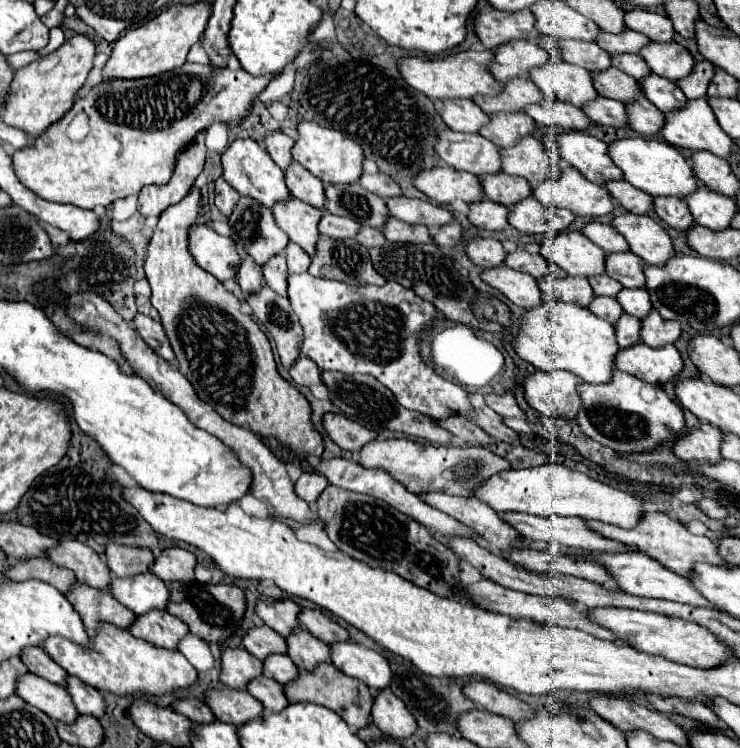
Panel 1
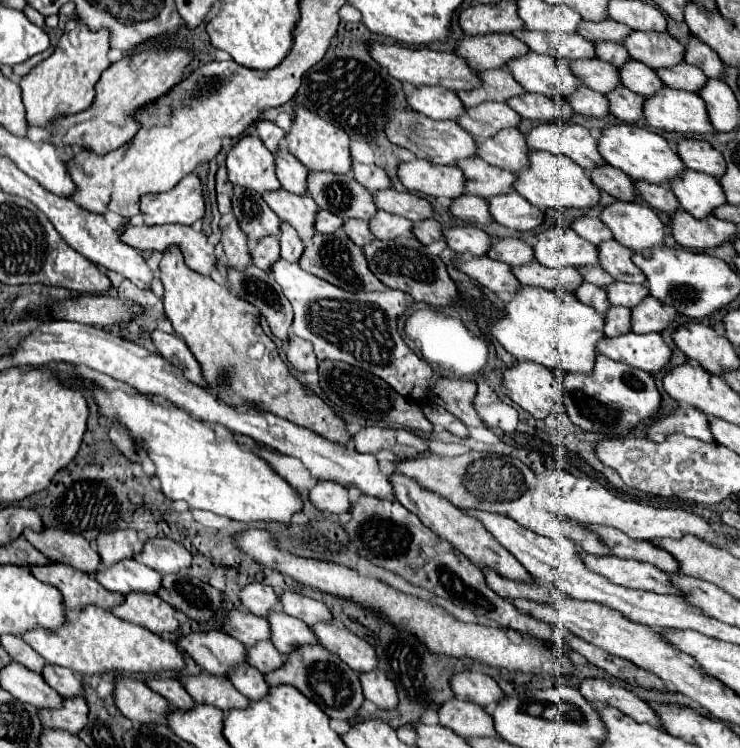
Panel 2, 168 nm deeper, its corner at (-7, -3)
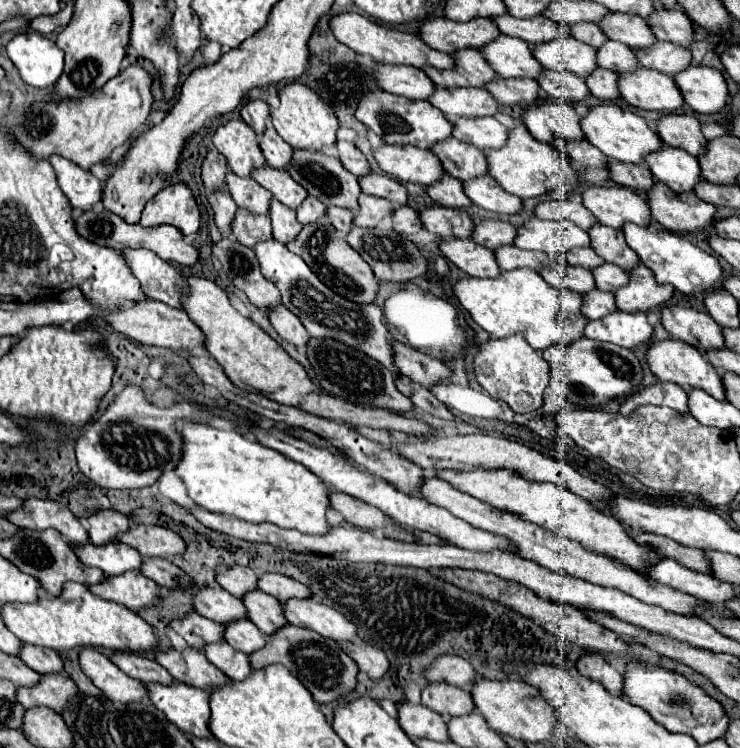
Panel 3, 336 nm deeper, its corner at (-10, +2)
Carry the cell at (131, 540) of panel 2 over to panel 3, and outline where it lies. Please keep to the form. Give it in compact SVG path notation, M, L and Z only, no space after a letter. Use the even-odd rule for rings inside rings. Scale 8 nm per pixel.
M96 512L96 516L88 518L90 524L90 542L96 546L106 546L116 540L120 532L130 530L128 516L120 512Z

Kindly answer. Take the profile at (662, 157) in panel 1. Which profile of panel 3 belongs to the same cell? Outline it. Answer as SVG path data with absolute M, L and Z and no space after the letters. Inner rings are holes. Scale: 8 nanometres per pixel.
M602 104L602 106L592 108L588 116L582 118L582 130L590 144L594 144L602 154L618 162L644 164L646 156L658 152L664 146L660 136L654 130L650 130L644 118L640 118L628 108L620 108L618 104Z

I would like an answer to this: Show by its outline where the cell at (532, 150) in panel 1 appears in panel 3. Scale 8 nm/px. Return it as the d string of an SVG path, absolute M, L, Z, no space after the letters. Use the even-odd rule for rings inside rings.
M484 116L480 120L456 120L454 138L466 144L472 144L484 152L490 152L506 146L508 128L490 116L488 118Z

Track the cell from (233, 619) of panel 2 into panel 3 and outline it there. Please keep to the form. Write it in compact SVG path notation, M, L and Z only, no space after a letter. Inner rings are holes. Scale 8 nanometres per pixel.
M200 588L194 596L194 608L204 618L210 618L220 624L230 624L234 620L246 620L248 610L244 602L236 596L232 596L226 590L212 590L212 588Z

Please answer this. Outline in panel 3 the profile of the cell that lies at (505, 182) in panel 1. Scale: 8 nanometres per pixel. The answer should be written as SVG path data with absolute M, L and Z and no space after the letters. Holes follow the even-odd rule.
M456 138L444 140L444 144L438 144L434 148L434 154L440 158L446 174L462 182L488 174L486 154L478 148L472 148L472 144L464 144Z

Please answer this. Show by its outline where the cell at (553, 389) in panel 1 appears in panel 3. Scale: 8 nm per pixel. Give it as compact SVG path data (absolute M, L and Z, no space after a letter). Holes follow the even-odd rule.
M510 336L504 340L492 338L490 342L480 344L480 352L474 360L474 372L482 388L490 396L504 400L514 412L538 410L542 406L542 394L550 380L548 362L522 336Z

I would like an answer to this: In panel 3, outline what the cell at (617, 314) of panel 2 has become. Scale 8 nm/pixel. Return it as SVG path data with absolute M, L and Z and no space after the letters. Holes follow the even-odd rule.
M590 292L588 296L584 296L584 314L590 320L600 320L612 312L616 312L616 300L610 292Z

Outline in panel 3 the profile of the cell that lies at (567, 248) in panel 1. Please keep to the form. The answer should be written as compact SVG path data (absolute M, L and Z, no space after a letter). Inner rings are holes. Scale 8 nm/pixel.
M534 216L518 228L516 246L524 250L542 250L552 258L560 258L572 248L588 248L590 236L568 220L550 222Z

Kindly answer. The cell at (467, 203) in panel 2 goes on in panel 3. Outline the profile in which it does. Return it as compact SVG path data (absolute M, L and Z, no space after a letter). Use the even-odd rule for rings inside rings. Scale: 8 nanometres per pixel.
M448 174L440 182L428 188L428 196L436 204L448 206L448 208L470 208L472 206L472 200L468 200L468 196L464 194L464 184Z

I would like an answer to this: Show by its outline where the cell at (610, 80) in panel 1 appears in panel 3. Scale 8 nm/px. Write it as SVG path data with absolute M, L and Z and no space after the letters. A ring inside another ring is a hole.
M570 36L556 38L548 44L536 44L532 46L532 52L536 58L540 58L540 64L544 68L572 72L580 78L590 76L598 68L596 48Z

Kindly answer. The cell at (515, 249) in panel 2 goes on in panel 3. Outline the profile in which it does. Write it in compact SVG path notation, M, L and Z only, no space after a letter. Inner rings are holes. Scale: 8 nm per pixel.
M482 220L476 224L472 240L490 250L496 250L500 246L514 246L516 228L500 220Z

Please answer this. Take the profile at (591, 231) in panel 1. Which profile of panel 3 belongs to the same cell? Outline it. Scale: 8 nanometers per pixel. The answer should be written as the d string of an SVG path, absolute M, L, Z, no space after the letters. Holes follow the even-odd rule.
M572 200L540 202L536 206L536 216L542 220L570 220L582 230L590 230L598 222L586 206Z

